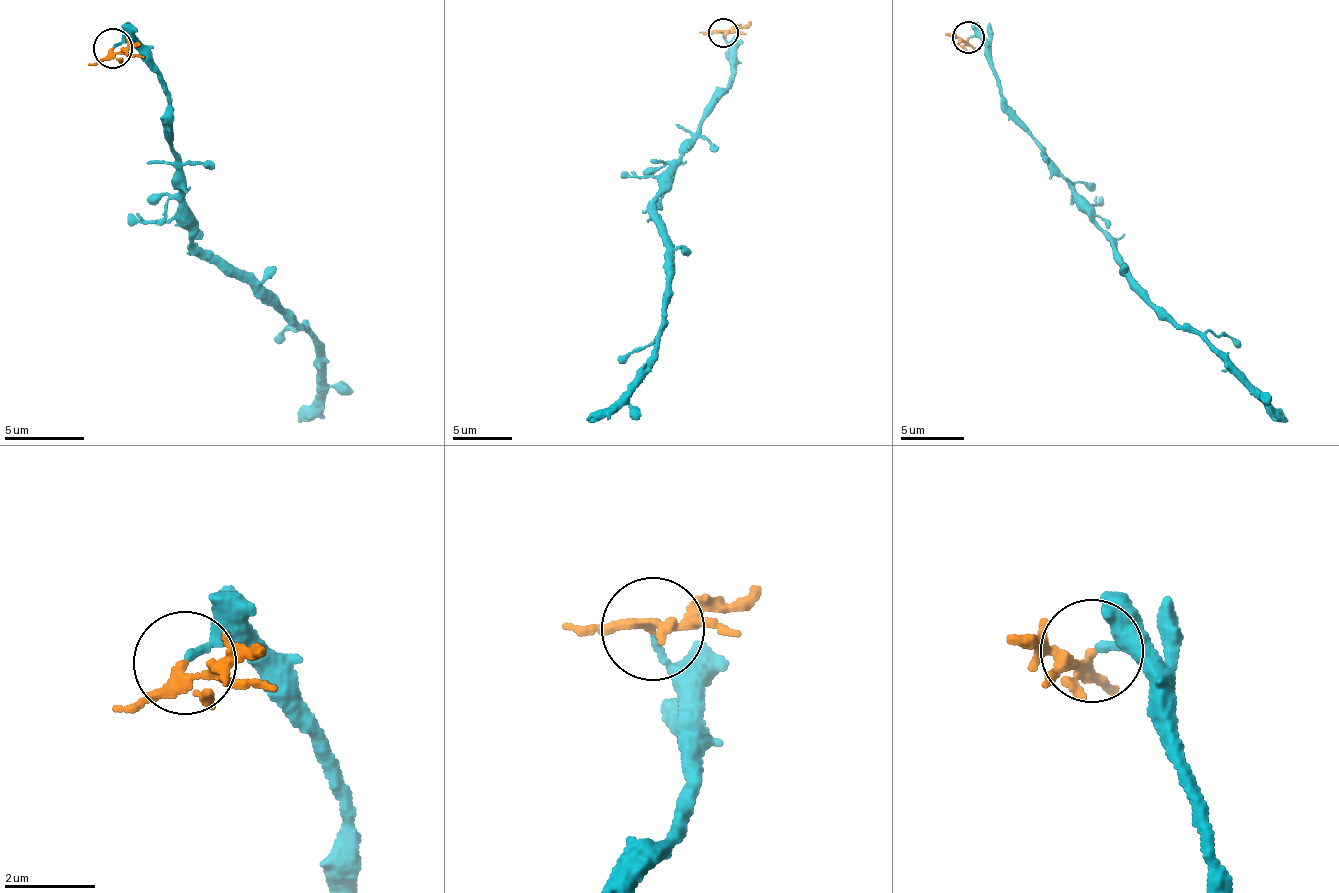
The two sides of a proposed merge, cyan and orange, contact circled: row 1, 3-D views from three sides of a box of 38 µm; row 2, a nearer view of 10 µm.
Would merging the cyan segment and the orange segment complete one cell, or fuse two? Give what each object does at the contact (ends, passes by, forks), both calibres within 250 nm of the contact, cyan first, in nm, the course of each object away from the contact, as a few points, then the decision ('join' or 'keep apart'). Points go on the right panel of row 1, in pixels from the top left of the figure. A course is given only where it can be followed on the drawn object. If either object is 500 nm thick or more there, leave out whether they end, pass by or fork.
cyan ends; orange forks; calibres 150 and 140 nm; course cyan (969, 36), (979, 35), (984, 43), (1001, 110), (1111, 235), (1138, 286), (1289, 421); course orange (969, 36), (961, 41), (946, 34); keep apart

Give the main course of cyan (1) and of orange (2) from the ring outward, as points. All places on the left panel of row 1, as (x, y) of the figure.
1: (112, 47), (138, 47), (167, 95), (169, 143), (200, 247), (306, 322), (325, 376), (300, 419)
2: (112, 47), (125, 53), (138, 45)

